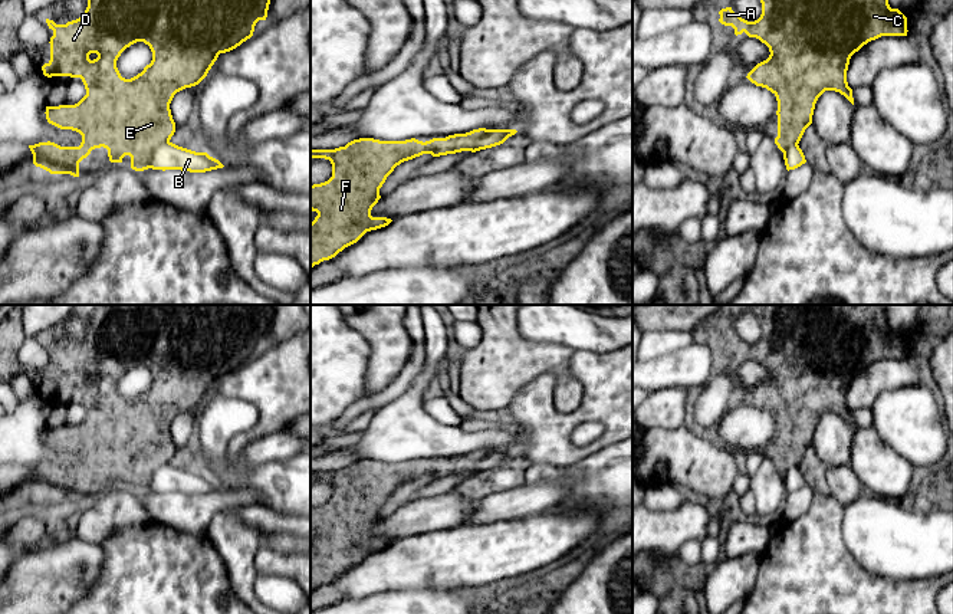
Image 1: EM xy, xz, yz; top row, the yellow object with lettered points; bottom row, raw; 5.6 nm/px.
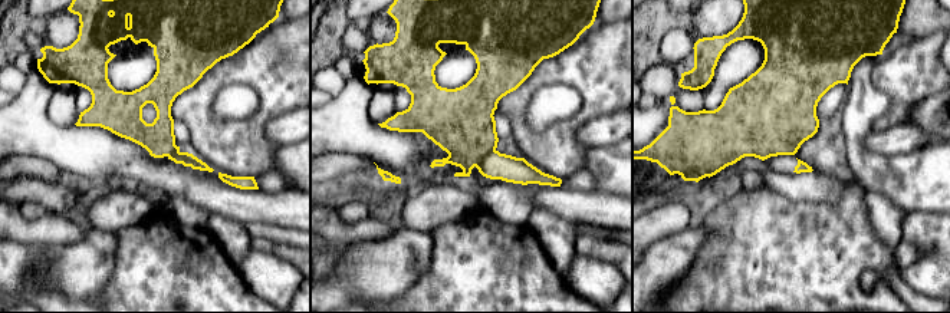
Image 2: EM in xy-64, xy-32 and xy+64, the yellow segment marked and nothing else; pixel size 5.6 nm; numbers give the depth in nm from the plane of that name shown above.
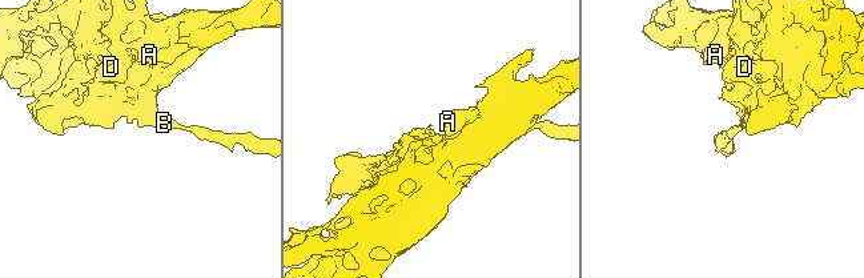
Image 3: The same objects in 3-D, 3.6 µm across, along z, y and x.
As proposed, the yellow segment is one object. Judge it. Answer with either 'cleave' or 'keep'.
cleave

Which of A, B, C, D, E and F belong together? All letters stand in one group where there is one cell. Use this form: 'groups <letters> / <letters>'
groups A C D E F / B

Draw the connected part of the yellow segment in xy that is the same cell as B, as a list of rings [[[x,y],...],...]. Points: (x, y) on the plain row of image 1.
[[[165,464],[155,470],[148,486],[152,492],[181,492],[190,495],[206,495],[224,489],[207,475],[195,475],[172,464]]]

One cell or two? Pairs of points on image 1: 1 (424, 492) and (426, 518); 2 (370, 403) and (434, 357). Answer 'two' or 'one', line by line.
1: two
2: two

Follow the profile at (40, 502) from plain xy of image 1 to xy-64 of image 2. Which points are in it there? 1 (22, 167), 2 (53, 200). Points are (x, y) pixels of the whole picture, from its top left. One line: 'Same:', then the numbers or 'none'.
Same: 2

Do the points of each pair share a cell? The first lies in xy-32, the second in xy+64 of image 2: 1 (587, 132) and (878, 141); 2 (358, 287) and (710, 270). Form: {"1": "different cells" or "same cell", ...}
{"1": "same cell", "2": "different cells"}

